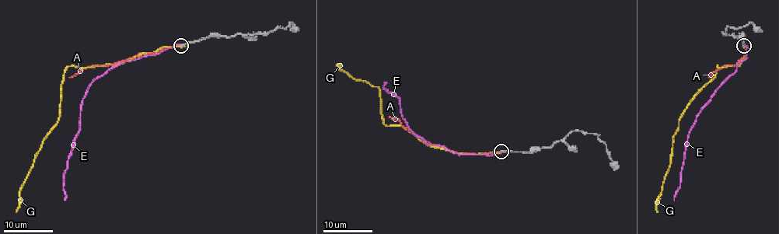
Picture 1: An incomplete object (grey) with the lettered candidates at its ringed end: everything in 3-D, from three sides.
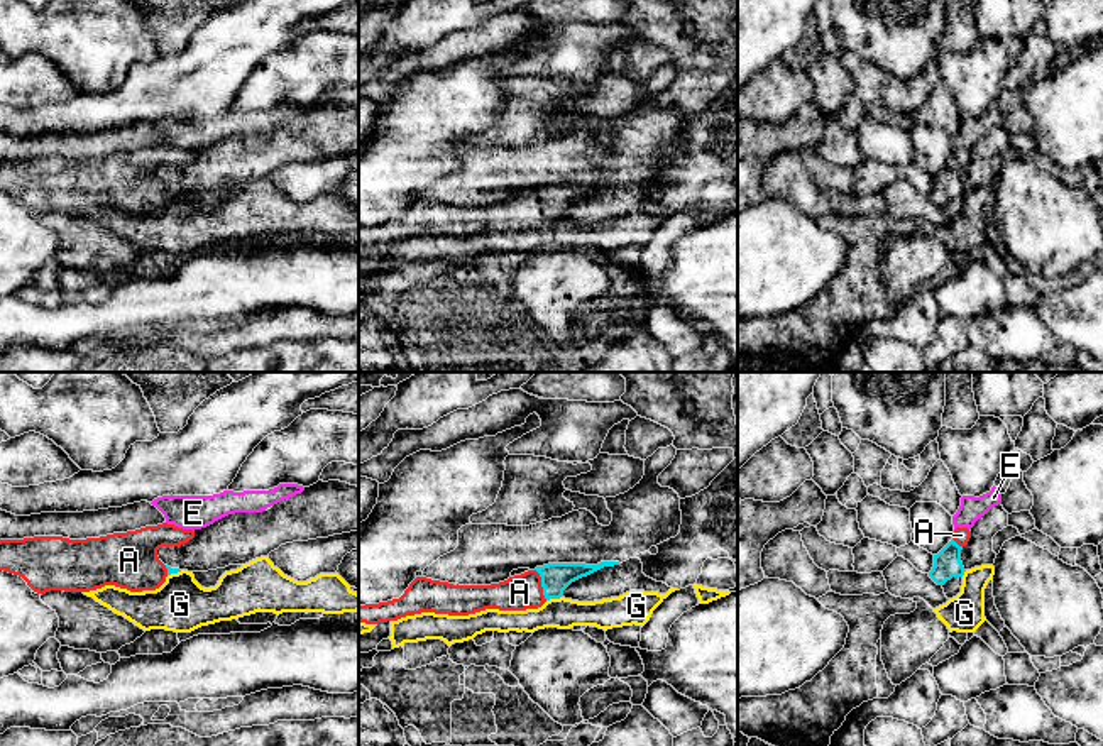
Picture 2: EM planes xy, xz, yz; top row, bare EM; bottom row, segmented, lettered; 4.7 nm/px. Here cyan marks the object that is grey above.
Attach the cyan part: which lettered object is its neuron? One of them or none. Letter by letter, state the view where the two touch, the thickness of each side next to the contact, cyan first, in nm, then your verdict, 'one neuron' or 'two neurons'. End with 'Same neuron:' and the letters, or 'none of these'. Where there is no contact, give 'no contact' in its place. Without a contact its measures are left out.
A: xz | 140/170 nm | one neuron
E: no contact | two neurons
G: xz | 140/150 nm | two neurons
Same neuron: A

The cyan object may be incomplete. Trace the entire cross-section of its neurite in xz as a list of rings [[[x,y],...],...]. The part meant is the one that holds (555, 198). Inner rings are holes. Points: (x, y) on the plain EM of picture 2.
[[[619,183],[548,184],[491,206],[453,206],[416,198],[399,220],[359,227],[359,244],[379,245],[421,233],[469,237],[486,230],[538,230],[550,220],[560,220],[575,201]]]

